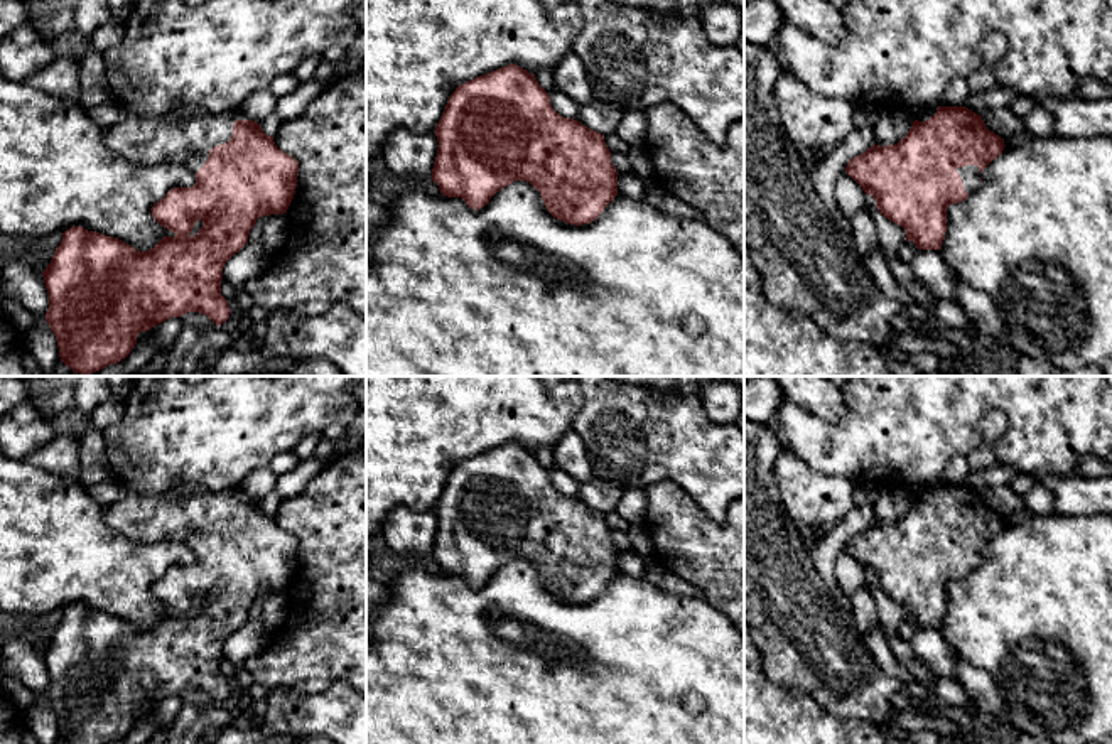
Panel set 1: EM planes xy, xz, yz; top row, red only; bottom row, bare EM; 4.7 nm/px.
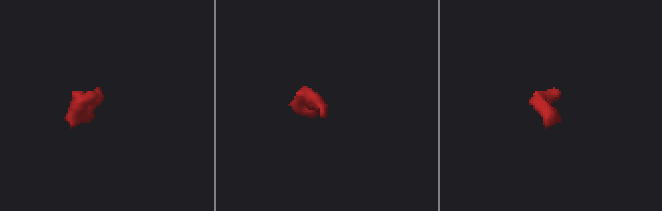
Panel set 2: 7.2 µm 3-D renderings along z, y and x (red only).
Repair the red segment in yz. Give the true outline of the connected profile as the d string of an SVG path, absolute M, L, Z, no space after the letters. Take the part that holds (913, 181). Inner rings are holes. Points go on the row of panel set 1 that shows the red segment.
M938 106L915 116L915 121L894 145L872 145L864 154L849 160L845 172L871 194L879 213L906 231L906 241L913 241L918 250L942 250L947 233L947 208L962 202L982 182L982 170L1004 150L1004 138L991 132L982 116L965 106Z

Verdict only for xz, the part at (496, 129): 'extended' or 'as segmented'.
as segmented

